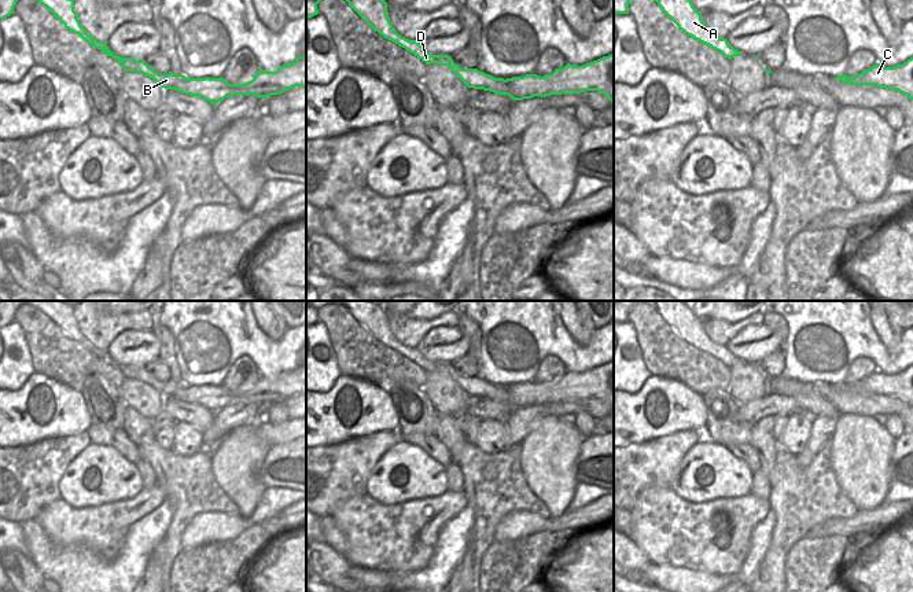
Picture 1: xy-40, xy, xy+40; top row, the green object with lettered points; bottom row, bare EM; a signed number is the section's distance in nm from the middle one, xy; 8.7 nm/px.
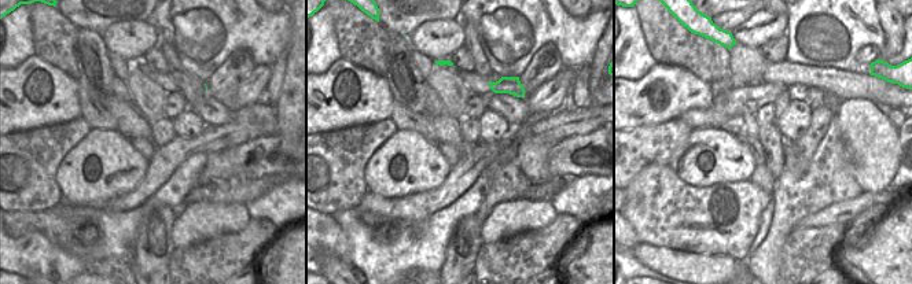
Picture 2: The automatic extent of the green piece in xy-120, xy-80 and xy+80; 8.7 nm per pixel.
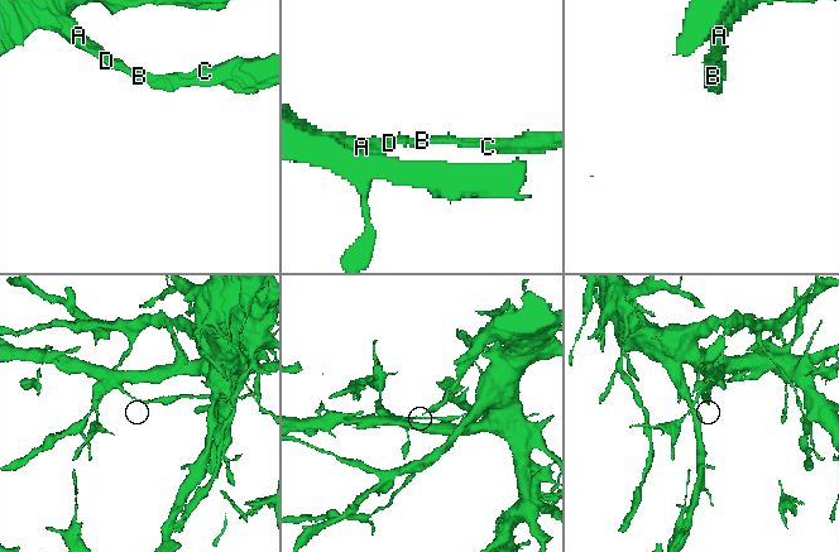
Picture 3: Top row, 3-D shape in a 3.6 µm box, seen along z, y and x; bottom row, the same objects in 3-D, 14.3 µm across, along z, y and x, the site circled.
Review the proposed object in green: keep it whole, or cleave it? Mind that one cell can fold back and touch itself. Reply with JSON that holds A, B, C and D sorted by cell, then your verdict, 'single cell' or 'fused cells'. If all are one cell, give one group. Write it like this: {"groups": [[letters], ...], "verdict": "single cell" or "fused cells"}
{"groups": [["A", "B", "D"], ["C"]], "verdict": "fused cells"}

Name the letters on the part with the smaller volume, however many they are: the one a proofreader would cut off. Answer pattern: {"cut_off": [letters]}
{"cut_off": ["C"]}

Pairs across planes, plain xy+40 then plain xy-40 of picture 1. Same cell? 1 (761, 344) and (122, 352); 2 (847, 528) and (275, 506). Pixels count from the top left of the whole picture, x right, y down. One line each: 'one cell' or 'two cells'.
1: one cell
2: two cells

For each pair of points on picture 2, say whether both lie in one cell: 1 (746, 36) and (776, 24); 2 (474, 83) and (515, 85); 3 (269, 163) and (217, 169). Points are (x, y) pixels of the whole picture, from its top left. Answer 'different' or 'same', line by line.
1: same
2: same
3: same

